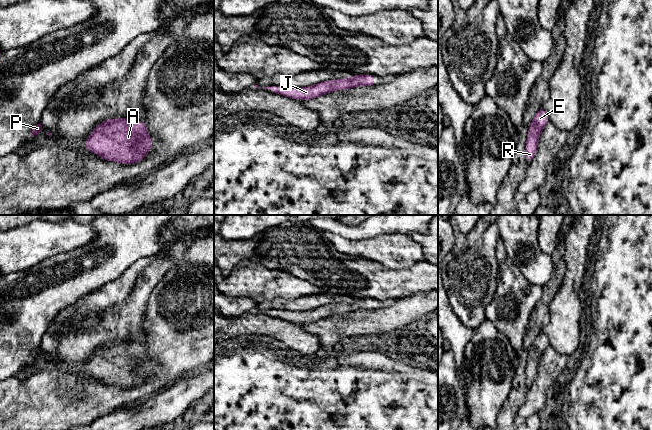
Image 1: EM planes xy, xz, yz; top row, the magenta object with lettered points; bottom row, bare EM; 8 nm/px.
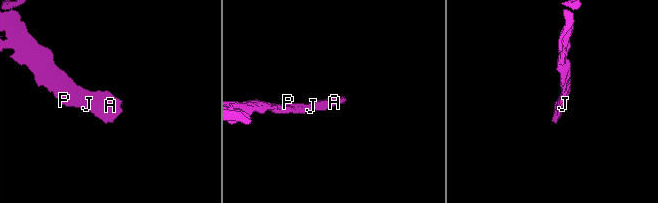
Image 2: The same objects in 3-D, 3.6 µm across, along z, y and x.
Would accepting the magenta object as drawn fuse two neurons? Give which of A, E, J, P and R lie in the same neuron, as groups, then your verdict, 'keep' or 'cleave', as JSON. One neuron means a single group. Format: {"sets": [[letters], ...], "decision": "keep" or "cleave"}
{"sets": [["A", "E", "J", "P", "R"]], "decision": "keep"}

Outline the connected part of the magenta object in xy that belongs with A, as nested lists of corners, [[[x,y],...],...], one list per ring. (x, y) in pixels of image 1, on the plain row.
[[[108,342],[91,356],[84,370],[105,384],[134,388],[151,375],[151,360],[143,345]]]

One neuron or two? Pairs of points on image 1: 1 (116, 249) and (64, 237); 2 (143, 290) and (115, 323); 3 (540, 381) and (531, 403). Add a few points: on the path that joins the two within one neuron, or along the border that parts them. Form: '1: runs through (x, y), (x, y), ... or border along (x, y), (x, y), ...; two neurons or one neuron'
1: border along (98, 232), (98, 236), (92, 241), (67, 252); two neurons
2: runs through (138, 298), (123, 315); one neuron
3: runs through (540, 386), (536, 398); one neuron

